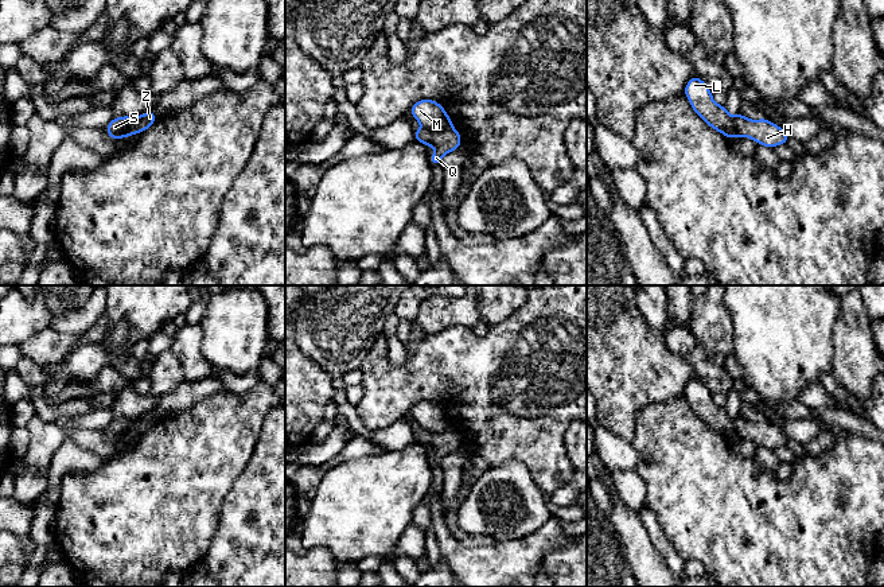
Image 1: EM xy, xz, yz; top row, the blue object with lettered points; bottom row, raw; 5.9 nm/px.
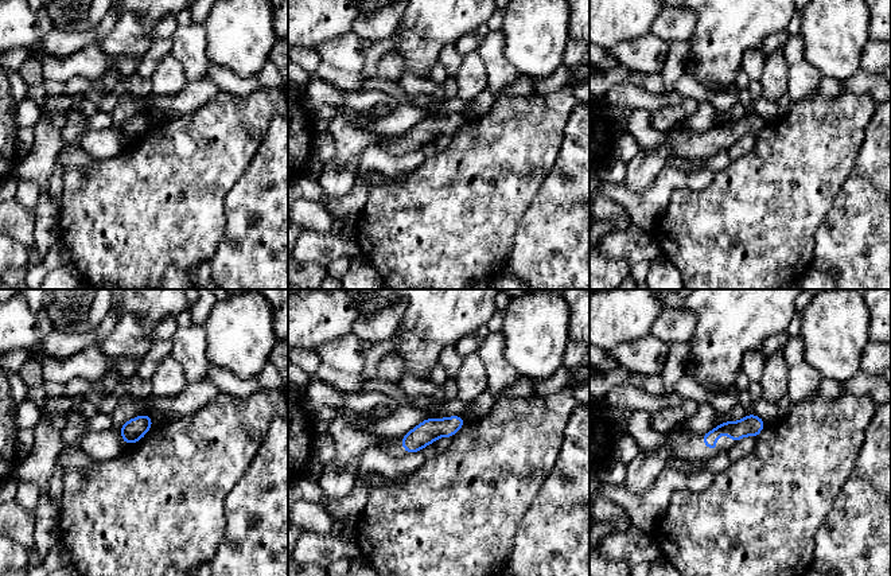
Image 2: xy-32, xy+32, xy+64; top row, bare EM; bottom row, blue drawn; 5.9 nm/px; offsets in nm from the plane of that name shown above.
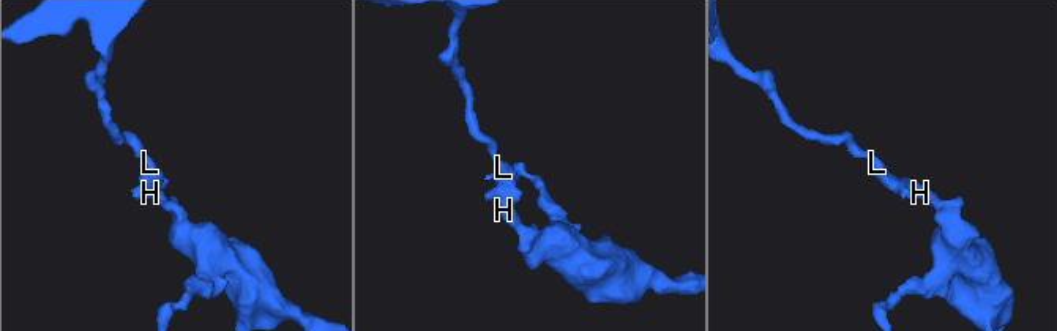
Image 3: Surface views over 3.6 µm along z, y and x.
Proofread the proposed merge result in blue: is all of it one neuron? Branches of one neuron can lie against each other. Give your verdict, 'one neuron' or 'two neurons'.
two neurons

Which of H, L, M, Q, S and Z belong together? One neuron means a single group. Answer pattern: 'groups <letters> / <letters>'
groups H Q S Z / L M

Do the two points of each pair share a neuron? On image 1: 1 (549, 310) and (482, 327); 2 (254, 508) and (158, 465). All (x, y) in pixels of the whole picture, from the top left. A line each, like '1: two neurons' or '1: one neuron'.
1: two neurons
2: two neurons

